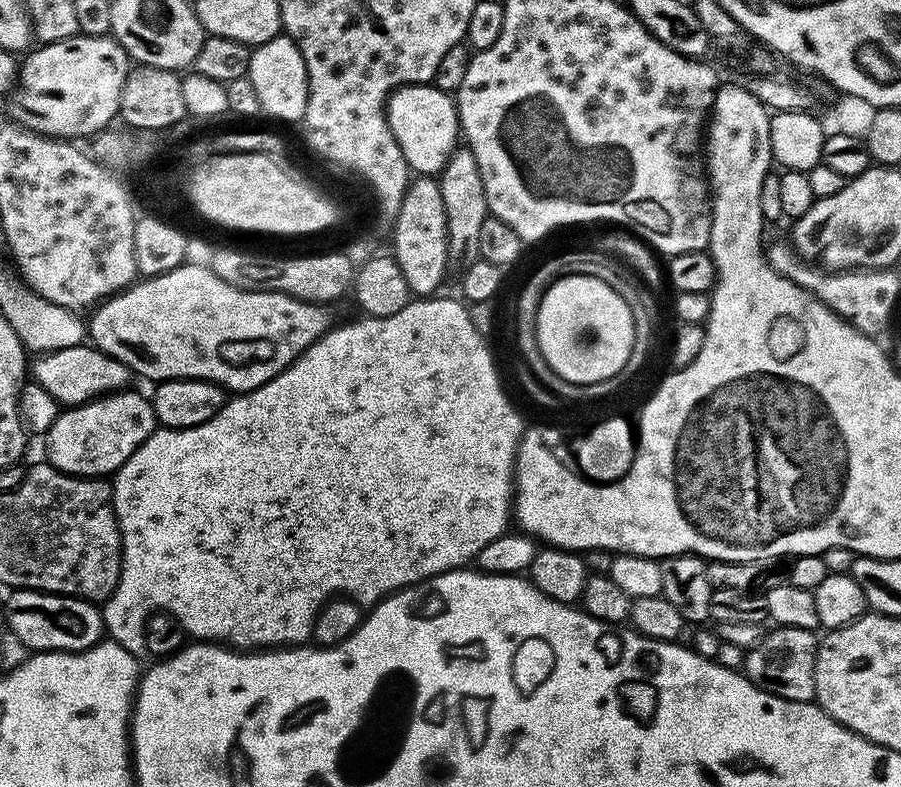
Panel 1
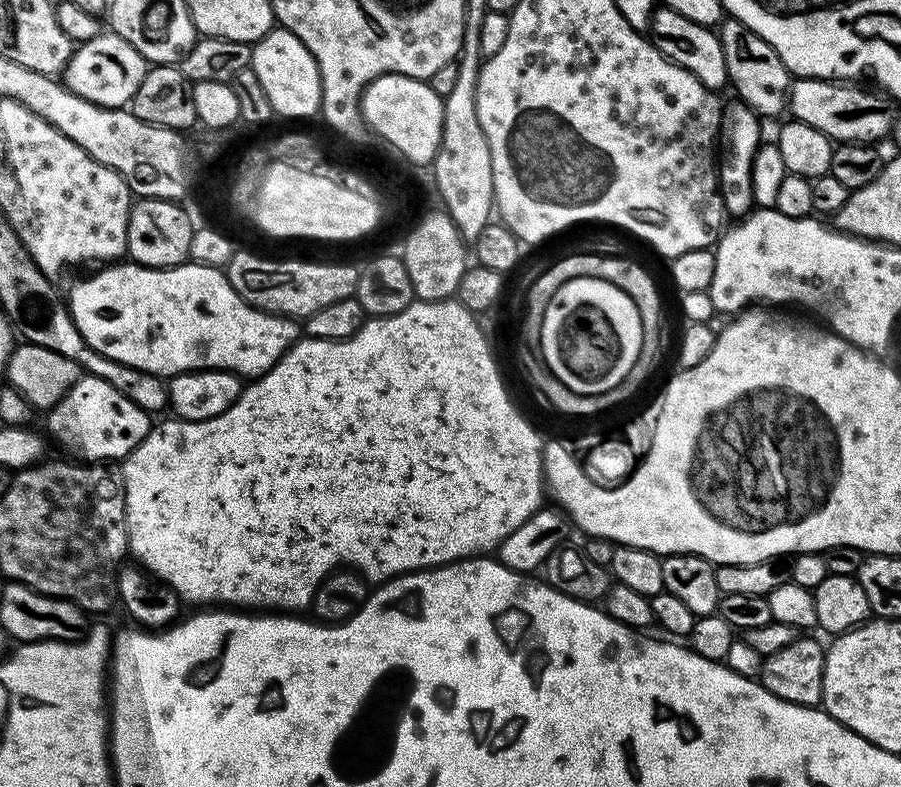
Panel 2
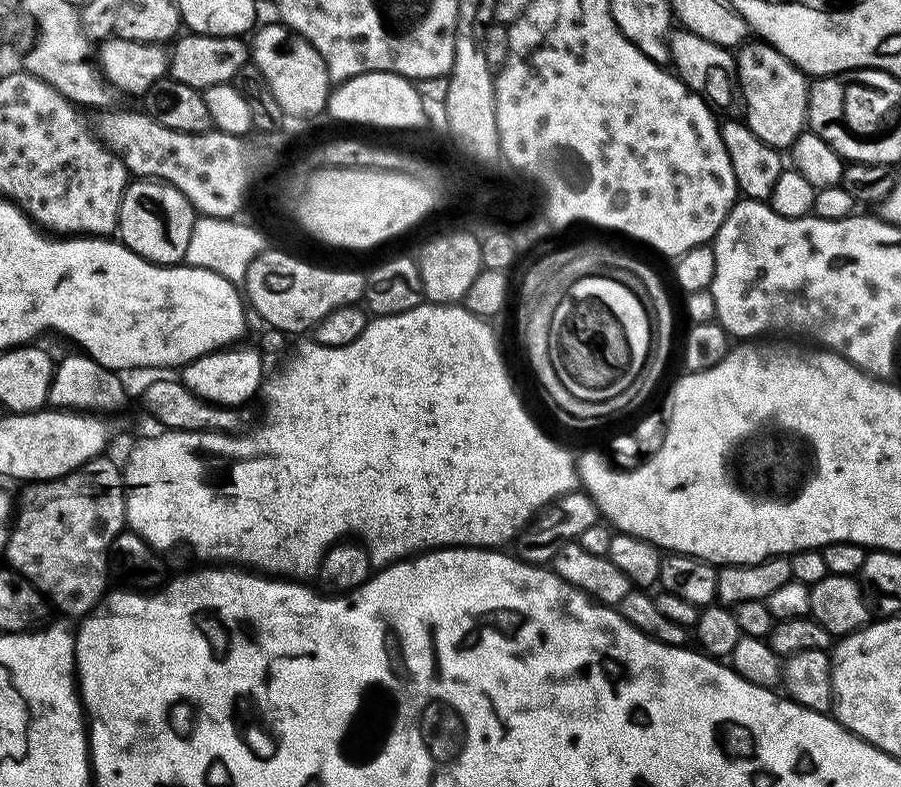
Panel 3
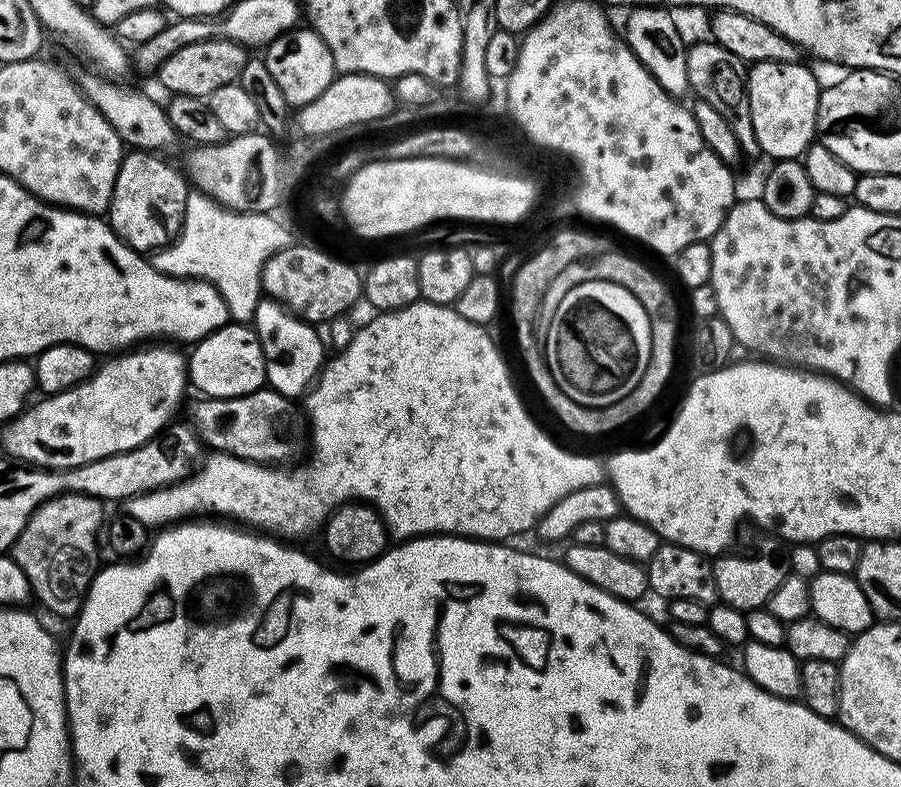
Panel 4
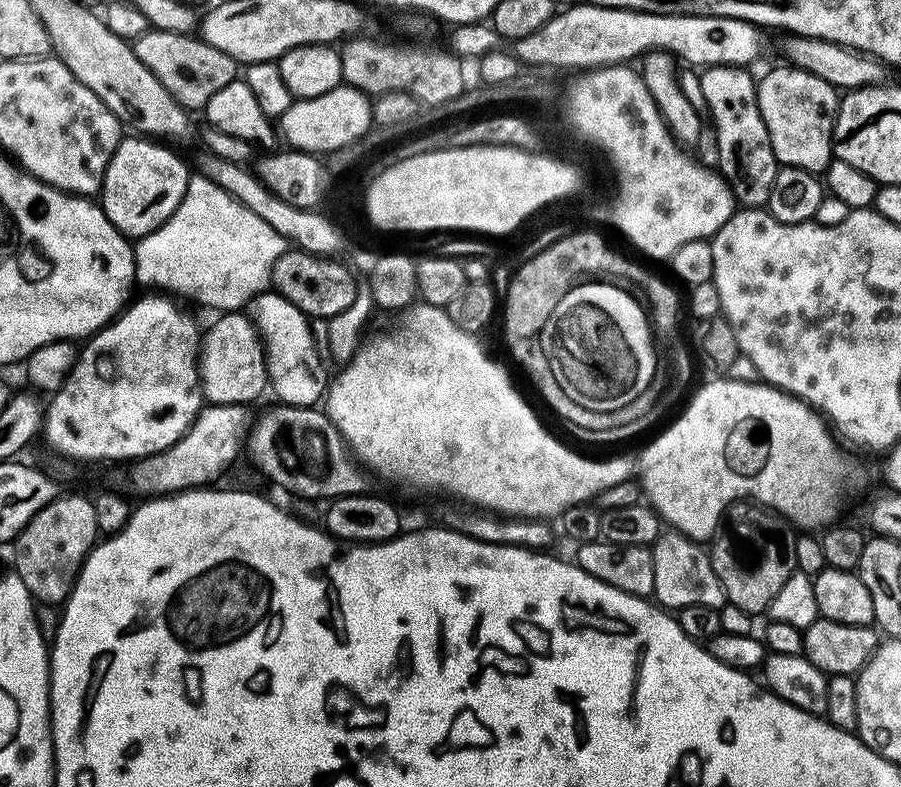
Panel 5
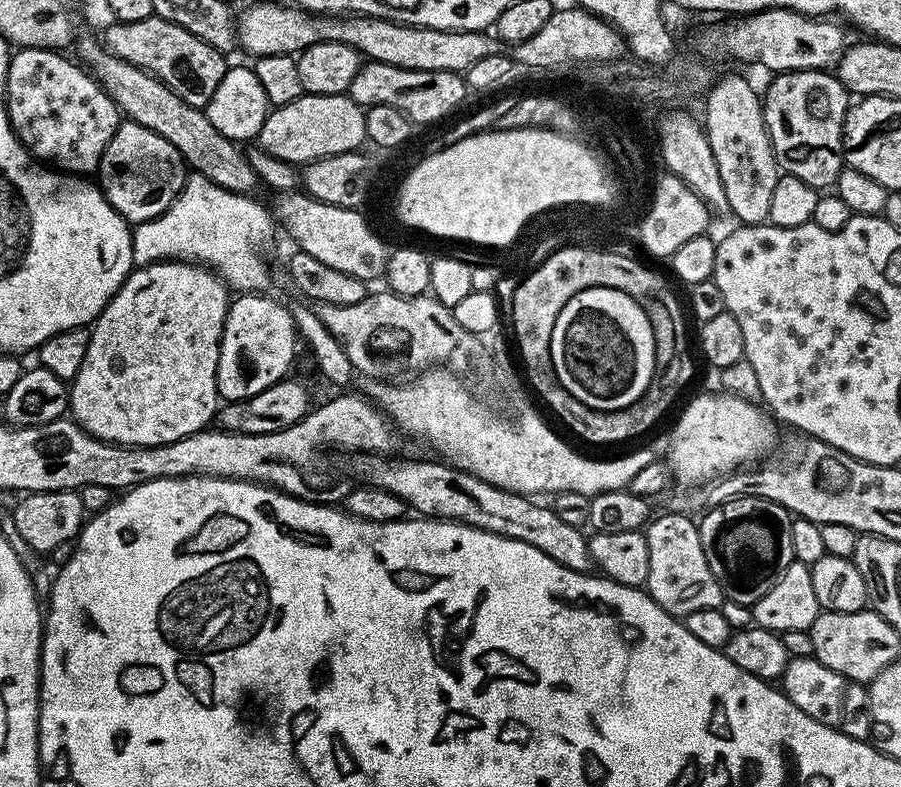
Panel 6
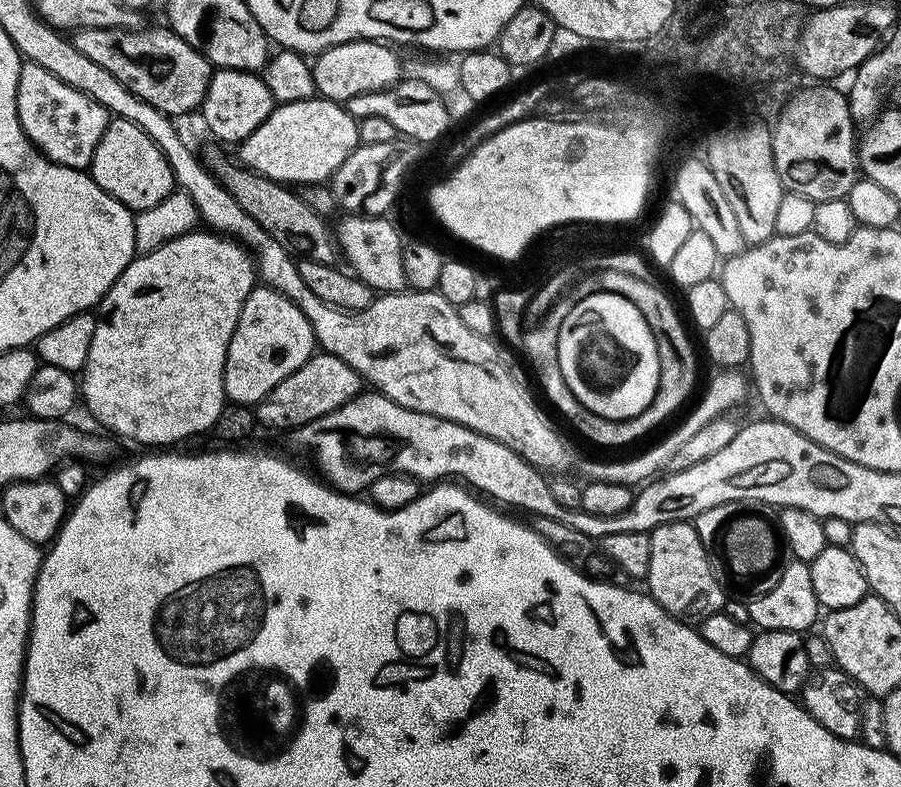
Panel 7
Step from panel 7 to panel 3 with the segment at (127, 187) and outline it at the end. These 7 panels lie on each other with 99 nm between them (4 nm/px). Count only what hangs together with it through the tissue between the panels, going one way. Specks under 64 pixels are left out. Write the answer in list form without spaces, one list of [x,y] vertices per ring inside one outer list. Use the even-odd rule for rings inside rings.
[[[136,178],[122,194],[116,232],[120,243],[144,260],[176,266],[184,260],[197,219],[198,213],[192,203],[175,186],[155,178]]]

